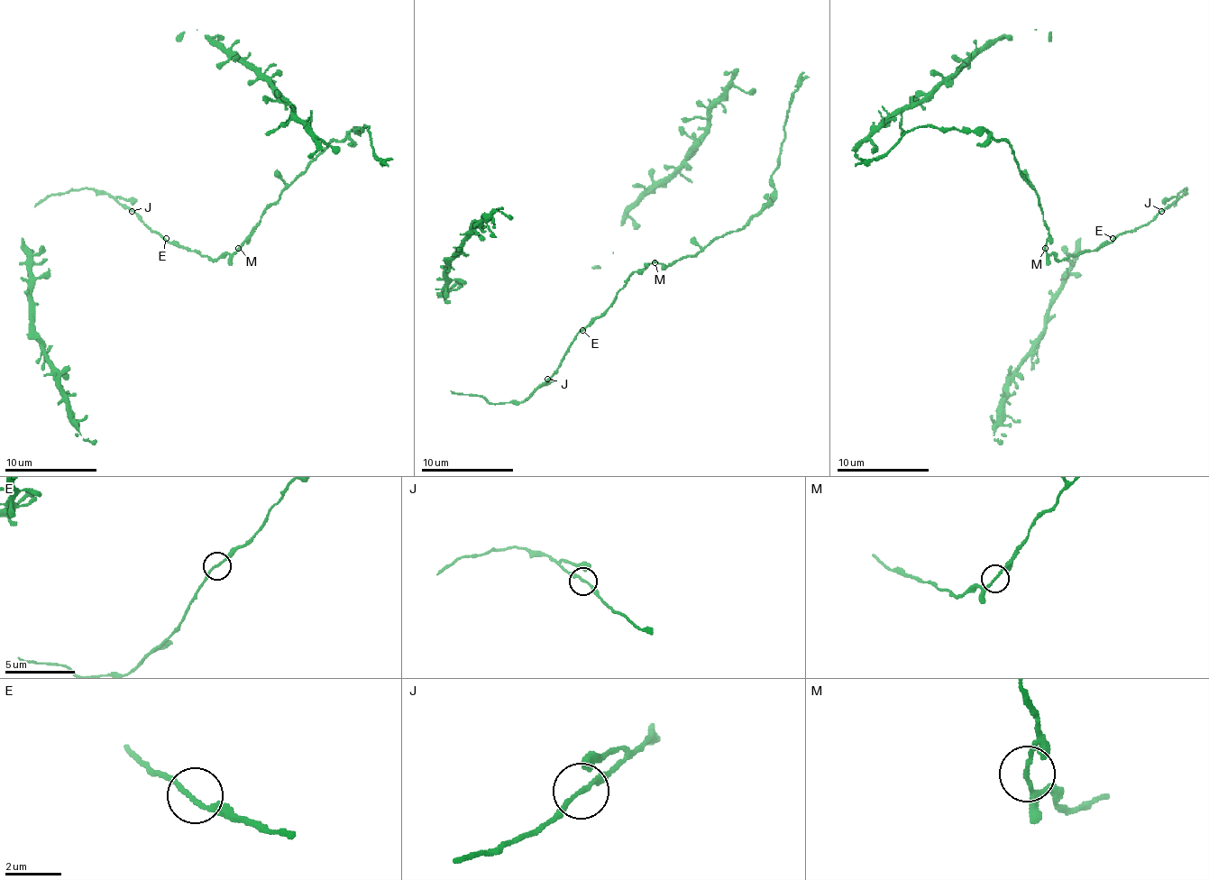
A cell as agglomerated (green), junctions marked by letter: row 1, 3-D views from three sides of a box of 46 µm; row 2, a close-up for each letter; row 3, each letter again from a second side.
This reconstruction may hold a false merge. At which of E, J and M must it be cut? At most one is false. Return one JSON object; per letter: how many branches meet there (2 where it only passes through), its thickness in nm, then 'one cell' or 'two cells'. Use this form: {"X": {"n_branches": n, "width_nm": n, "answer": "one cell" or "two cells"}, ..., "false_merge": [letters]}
{"E": {"n_branches": 2, "width_nm": 150, "answer": "one cell"}, "J": {"n_branches": 2, "width_nm": 150, "answer": "one cell"}, "M": {"n_branches": 2, "width_nm": 140, "answer": "one cell"}, "false_merge": []}

